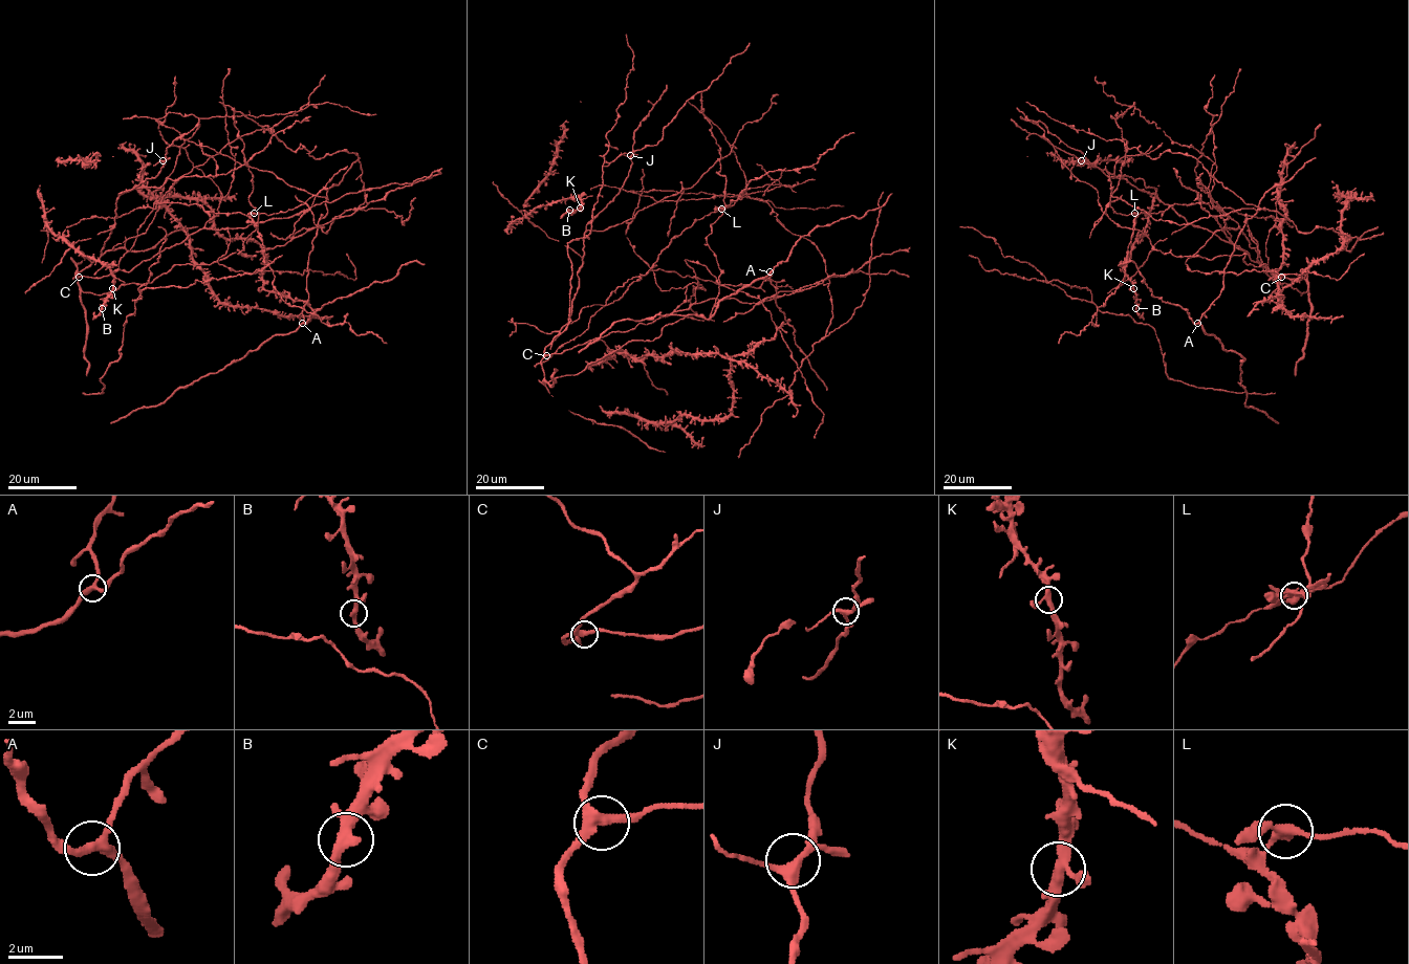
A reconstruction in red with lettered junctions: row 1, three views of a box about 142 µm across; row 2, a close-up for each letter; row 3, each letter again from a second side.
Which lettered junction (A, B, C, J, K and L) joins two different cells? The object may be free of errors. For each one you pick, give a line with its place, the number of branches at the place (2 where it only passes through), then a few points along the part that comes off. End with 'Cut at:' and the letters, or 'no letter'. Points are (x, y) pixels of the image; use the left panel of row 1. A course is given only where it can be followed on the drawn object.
L: at (254, 213); 3 branches meet; foreign part runs (254, 213), (283, 212), (312, 195), (191, 141), (157, 119), (172, 112), (258, 117), (327, 102), (376, 114)
Cut at: L

